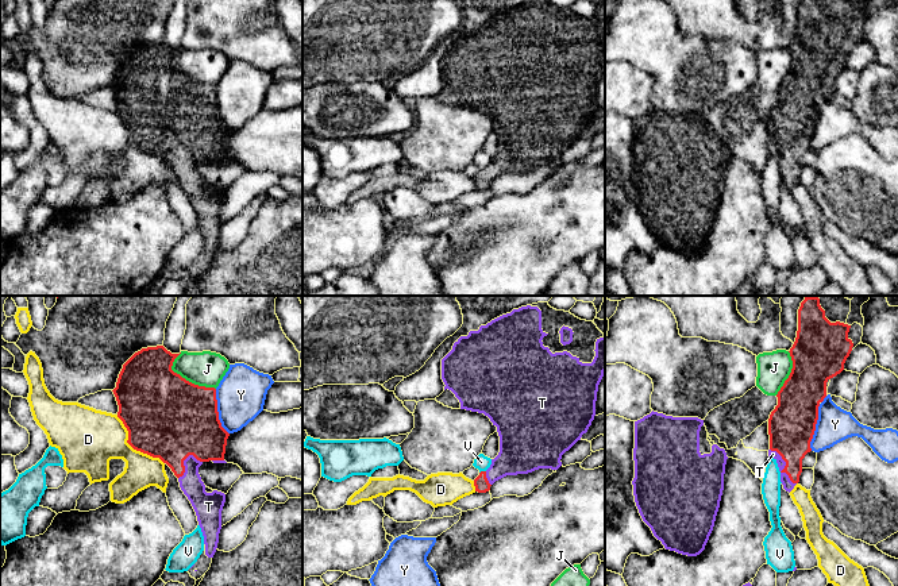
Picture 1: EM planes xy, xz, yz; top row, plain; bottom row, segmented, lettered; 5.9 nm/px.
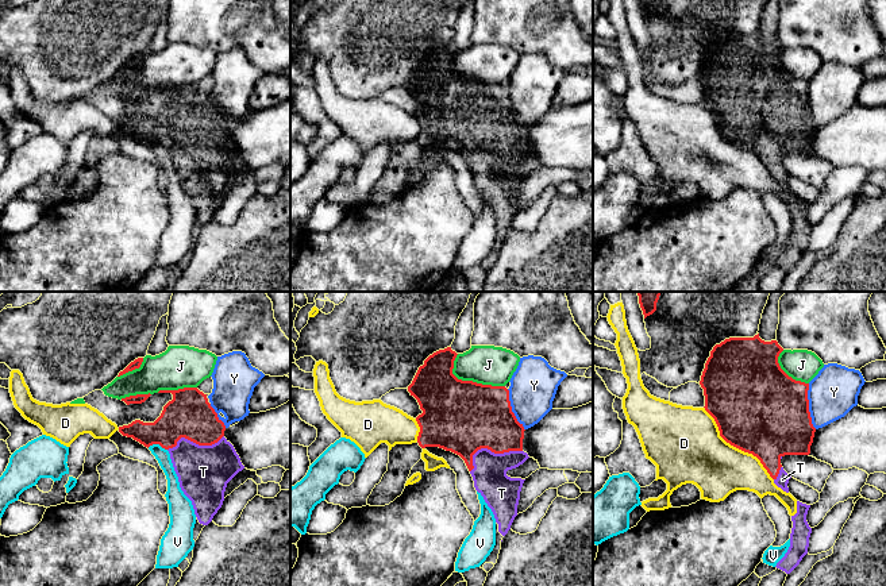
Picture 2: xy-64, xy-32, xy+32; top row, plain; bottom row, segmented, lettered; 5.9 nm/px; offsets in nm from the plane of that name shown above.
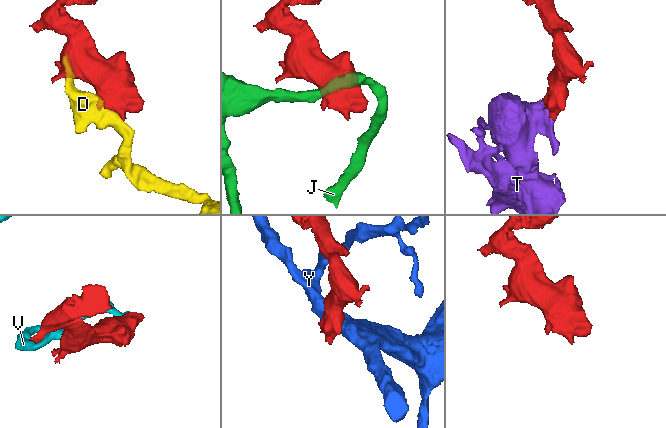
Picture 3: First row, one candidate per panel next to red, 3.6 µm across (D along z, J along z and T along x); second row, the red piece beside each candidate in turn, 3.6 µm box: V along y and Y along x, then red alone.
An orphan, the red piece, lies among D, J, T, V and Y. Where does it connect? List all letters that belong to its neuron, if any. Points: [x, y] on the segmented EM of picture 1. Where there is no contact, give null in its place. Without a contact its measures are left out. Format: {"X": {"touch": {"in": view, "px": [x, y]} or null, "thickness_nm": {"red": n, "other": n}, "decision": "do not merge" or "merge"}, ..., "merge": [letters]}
{"D": {"touch": {"in": "xy", "px": [133, 447]}, "thickness_nm": {"red": 460, "other": 340}, "decision": "do not merge"}, "J": {"touch": {"in": "xy", "px": [188, 381]}, "thickness_nm": {"red": 500, "other": 220}, "decision": "do not merge"}, "T": {"touch": {"in": "yz", "px": [785, 466]}, "thickness_nm": {"red": 280, "other": 50}, "decision": "merge"}, "V": {"touch": {"in": "xz", "px": [482, 471]}, "thickness_nm": {"red": 90, "other": 90}, "decision": "do not merge"}, "Y": {"touch": {"in": "yz", "px": [816, 423]}, "thickness_nm": {"red": 280, "other": 200}, "decision": "do not merge"}, "merge": ["T"]}

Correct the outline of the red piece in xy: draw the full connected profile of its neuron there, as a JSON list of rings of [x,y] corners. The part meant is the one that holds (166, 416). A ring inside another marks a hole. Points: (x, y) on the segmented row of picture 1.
[[[163,346],[142,348],[123,365],[112,392],[119,405],[117,417],[128,431],[127,443],[136,451],[159,458],[171,469],[196,512],[204,536],[205,555],[213,558],[226,494],[217,490],[207,493],[199,467],[209,460],[227,463],[224,454],[230,433],[219,420],[216,389],[194,385],[171,370],[178,355]]]

